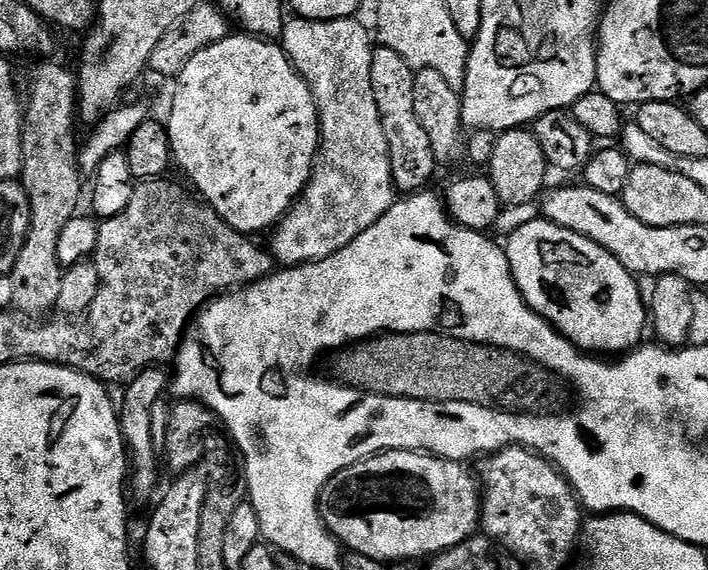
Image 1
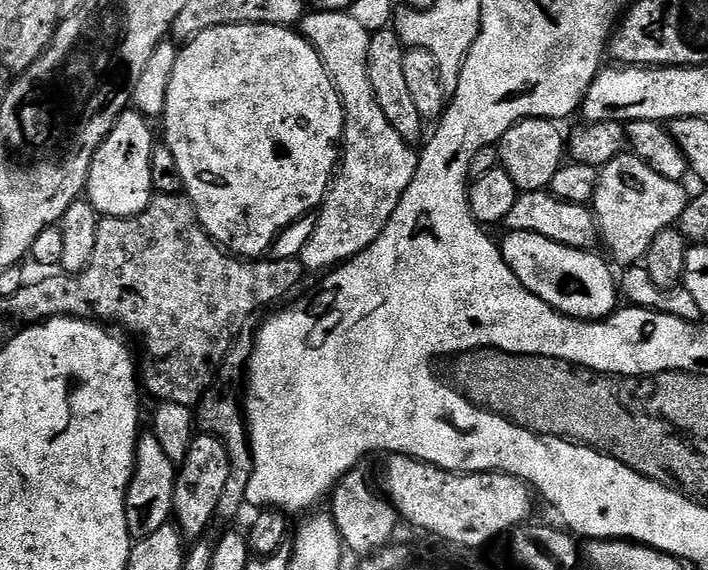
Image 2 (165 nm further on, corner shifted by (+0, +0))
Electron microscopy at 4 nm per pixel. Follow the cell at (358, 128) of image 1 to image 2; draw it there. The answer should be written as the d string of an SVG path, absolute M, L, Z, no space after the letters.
M312 10L300 21L298 31L312 43L314 50L318 50L344 102L344 139L338 171L332 181L332 187L324 195L324 202L318 209L318 215L315 217L317 218L316 225L313 226L304 249L298 253L300 263L309 273L320 271L323 273L325 270L331 270L343 264L345 260L352 259L359 252L366 251L378 238L378 234L382 234L386 222L390 222L394 210L398 210L398 202L402 202L402 194L406 194L420 158L417 149L407 144L402 134L398 134L398 130L390 126L386 114L382 114L382 106L378 106L378 98L374 98L374 90L370 86L368 73L370 34L358 23L358 18L354 18L348 10Z

